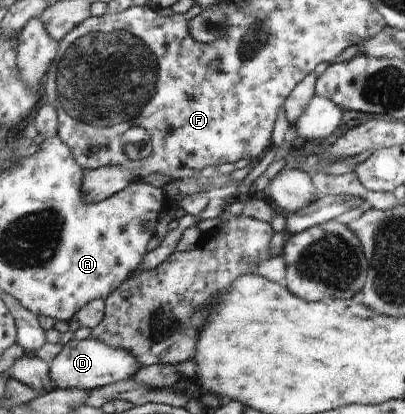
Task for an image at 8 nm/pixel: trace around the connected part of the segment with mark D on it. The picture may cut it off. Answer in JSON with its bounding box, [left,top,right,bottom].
[48,338,142,390]

